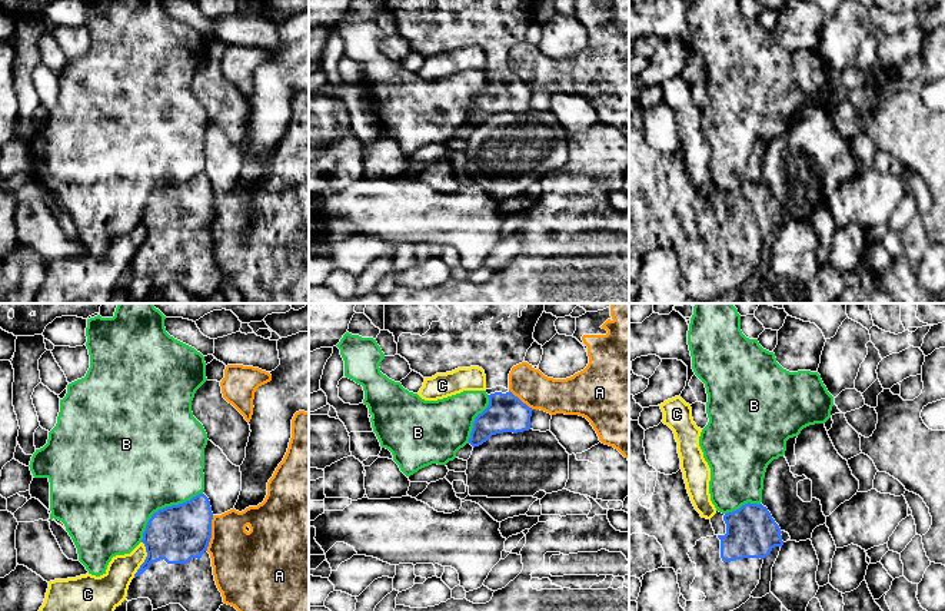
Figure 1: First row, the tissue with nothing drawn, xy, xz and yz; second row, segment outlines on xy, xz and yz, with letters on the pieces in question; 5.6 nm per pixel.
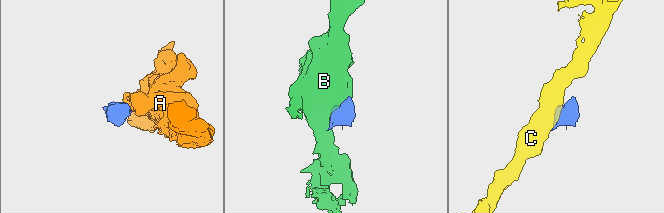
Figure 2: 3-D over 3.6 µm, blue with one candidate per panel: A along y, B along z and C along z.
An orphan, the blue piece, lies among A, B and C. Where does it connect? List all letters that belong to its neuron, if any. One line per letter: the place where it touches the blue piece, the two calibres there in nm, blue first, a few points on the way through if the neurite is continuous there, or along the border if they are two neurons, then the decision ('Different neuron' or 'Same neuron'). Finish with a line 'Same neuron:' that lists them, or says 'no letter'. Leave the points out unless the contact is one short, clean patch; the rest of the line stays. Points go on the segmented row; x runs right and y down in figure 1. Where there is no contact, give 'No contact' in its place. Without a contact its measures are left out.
A: Touches blue at xy (210, 533). Thickness 320 nm (blue) against 360 nm. Boundary: xy (213, 515), (206, 550). Different neuron
B: Touches blue at xy (163, 508). Thickness 320 nm (blue) against 500 nm. Different neuron
C: Touches blue at xy (145, 560). Thickness 320 nm (blue) against 190 nm. Boundary: xy (142, 541), (146, 558), (133, 577). Different neuron
Same neuron: no letter

